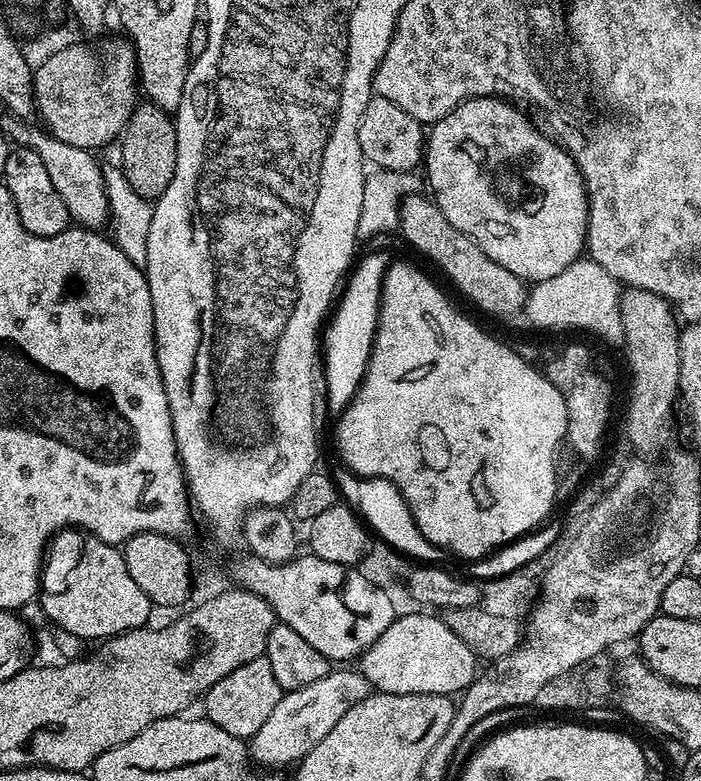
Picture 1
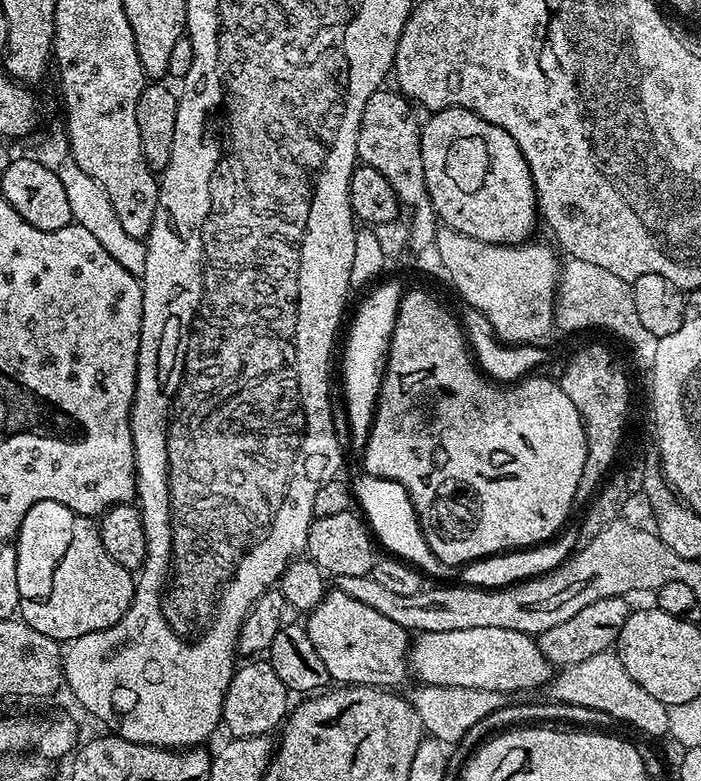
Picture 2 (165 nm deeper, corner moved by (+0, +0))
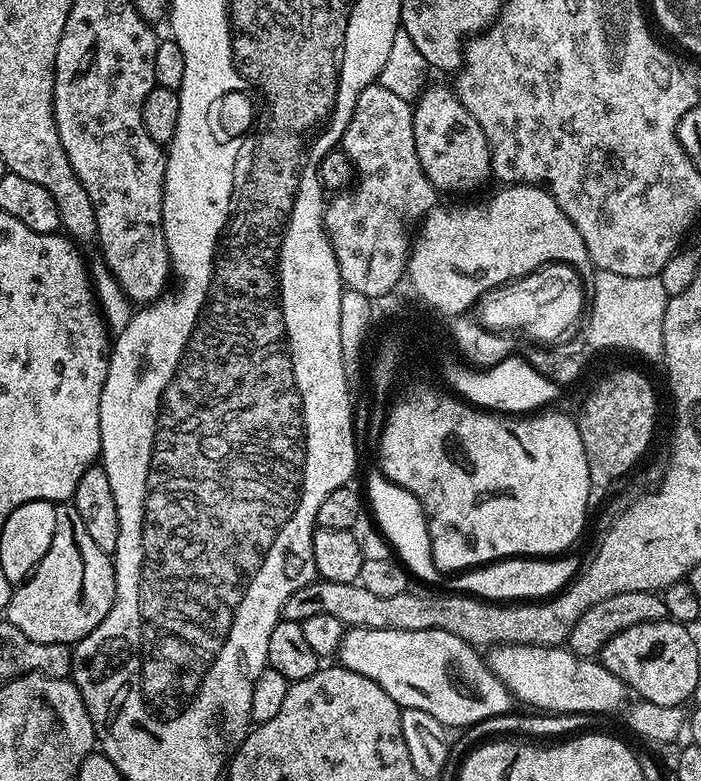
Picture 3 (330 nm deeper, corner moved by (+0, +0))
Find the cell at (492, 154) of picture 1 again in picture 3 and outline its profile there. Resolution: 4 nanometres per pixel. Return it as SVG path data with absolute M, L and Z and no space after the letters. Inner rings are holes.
M425 87L414 101L412 117L418 162L422 162L422 170L437 193L472 192L490 180L492 152L488 149L486 134L482 134L482 126L474 122L470 110L462 106L451 87Z

